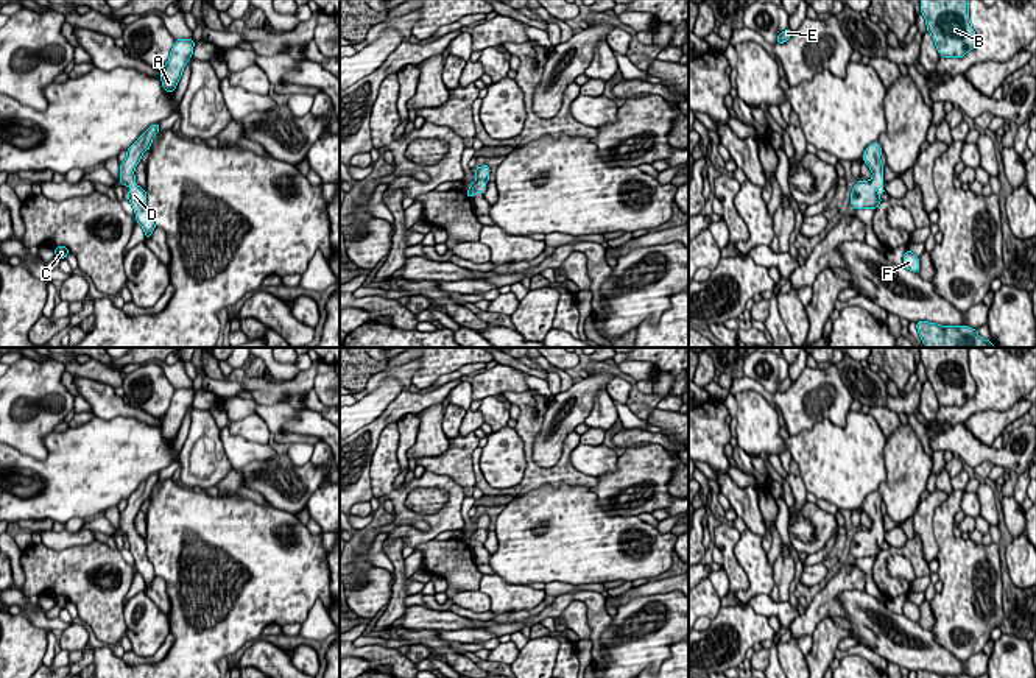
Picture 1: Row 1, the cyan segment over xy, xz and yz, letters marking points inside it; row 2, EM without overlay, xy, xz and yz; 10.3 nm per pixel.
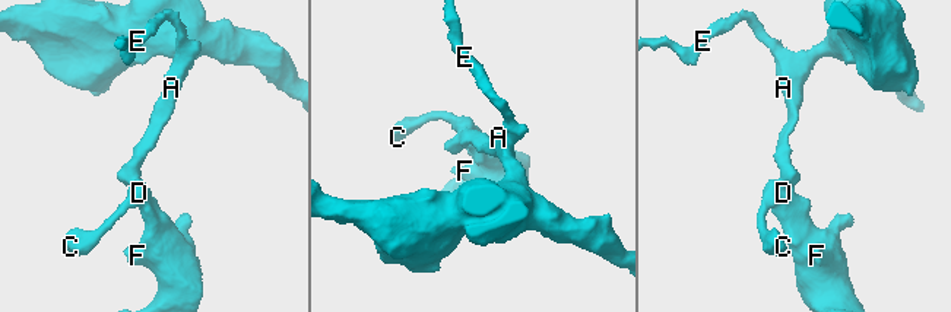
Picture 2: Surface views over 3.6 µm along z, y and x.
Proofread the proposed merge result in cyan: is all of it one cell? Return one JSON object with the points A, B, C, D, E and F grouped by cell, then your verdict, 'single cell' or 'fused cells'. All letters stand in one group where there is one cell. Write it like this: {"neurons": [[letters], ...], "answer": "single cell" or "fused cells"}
{"neurons": [["A", "B", "C", "D", "E", "F"]], "answer": "single cell"}

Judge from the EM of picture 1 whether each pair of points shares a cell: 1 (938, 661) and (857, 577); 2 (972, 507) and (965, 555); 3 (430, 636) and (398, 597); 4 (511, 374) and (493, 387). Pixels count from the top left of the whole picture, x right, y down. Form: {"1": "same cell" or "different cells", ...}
{"1": "different cells", "2": "different cells", "3": "different cells", "4": "same cell"}

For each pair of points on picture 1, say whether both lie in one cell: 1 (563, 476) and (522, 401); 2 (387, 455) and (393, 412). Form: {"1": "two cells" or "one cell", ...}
{"1": "one cell", "2": "two cells"}

